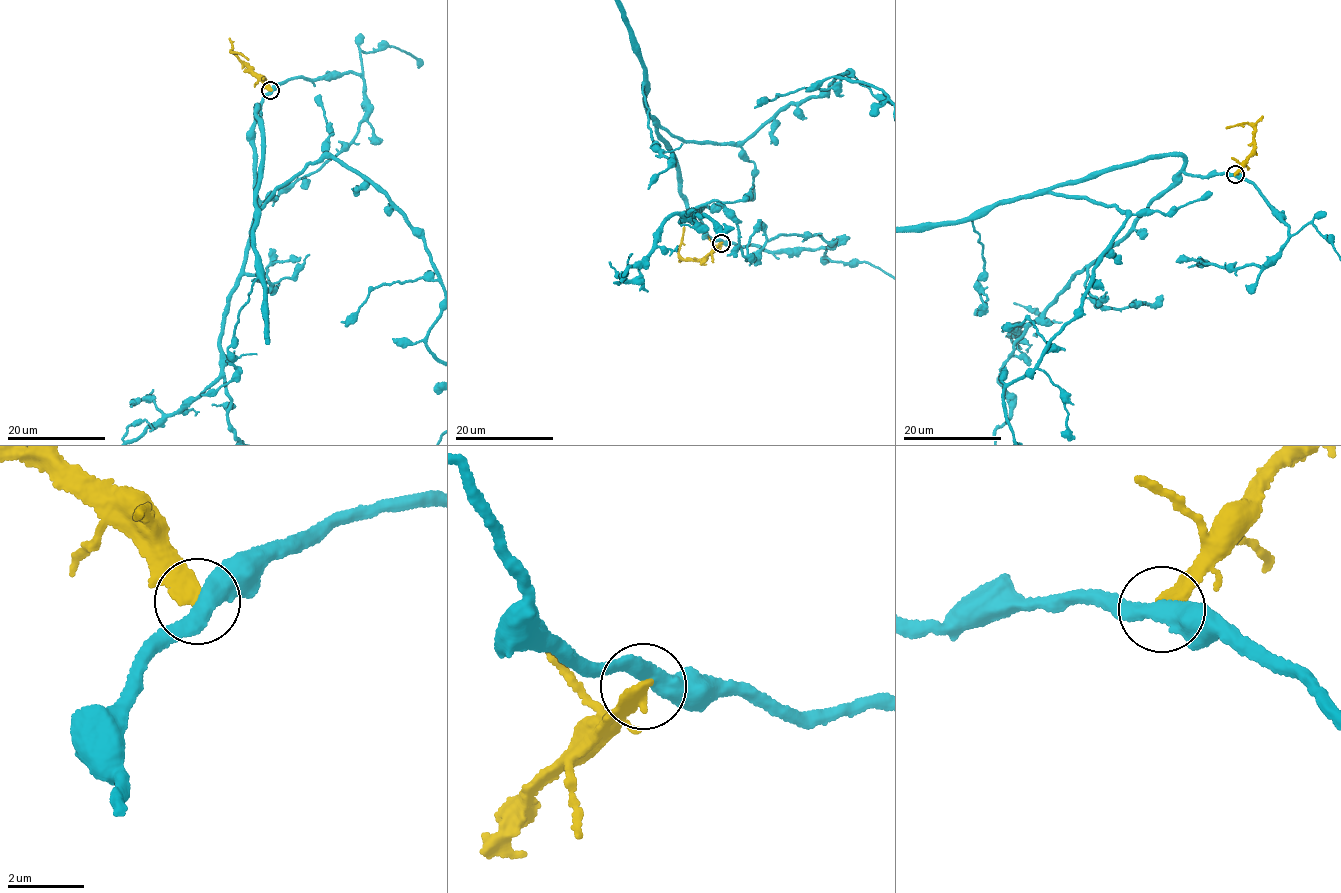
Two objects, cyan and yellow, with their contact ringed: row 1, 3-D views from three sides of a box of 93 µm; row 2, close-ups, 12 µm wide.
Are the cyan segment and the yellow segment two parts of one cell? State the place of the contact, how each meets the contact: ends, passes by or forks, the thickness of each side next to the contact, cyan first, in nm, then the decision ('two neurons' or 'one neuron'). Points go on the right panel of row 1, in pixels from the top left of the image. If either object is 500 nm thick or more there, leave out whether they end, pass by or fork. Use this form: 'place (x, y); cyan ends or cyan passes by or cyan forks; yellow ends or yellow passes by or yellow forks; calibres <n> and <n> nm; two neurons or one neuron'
place (1235, 174); cyan passes by; yellow ends; calibres 440 and 360 nm; two neurons

